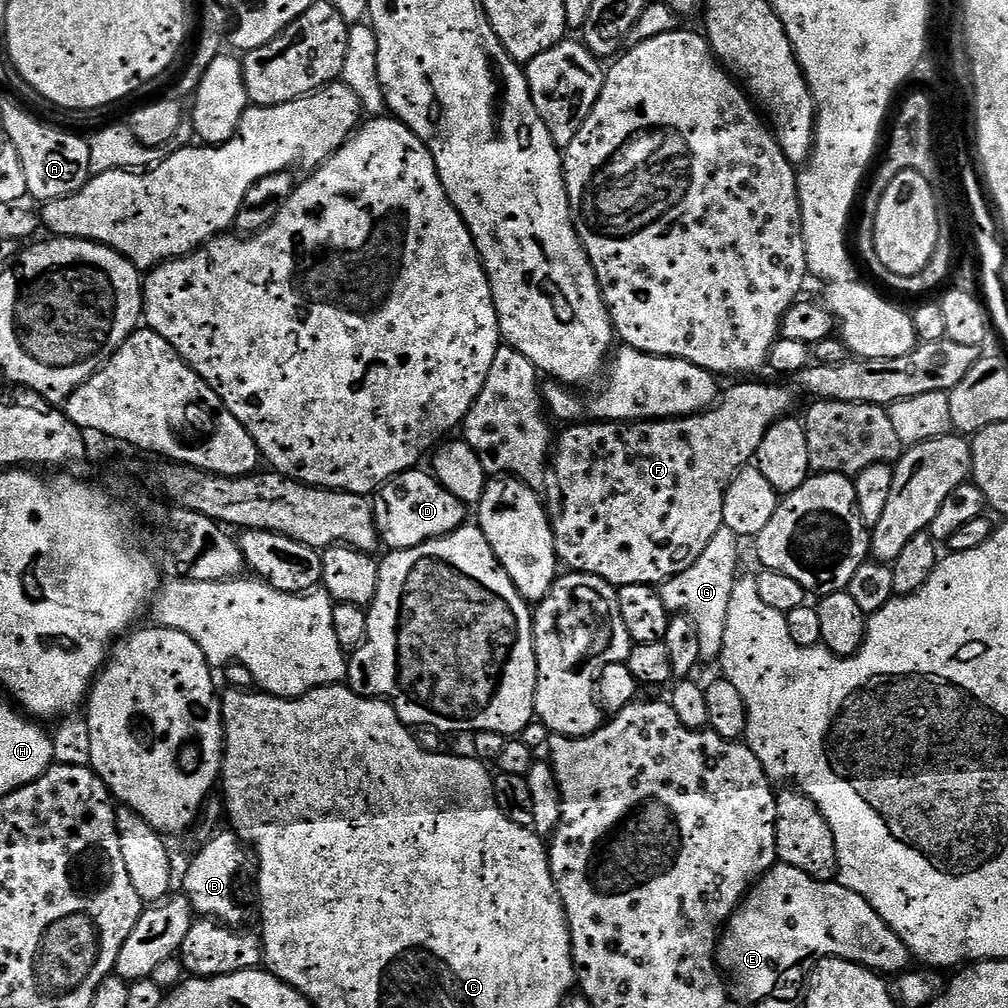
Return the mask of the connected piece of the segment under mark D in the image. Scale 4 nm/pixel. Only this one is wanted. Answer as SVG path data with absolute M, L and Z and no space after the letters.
M413 470L388 480L375 493L372 509L383 543L392 550L422 546L463 528L469 519L466 504L439 483L431 471Z

